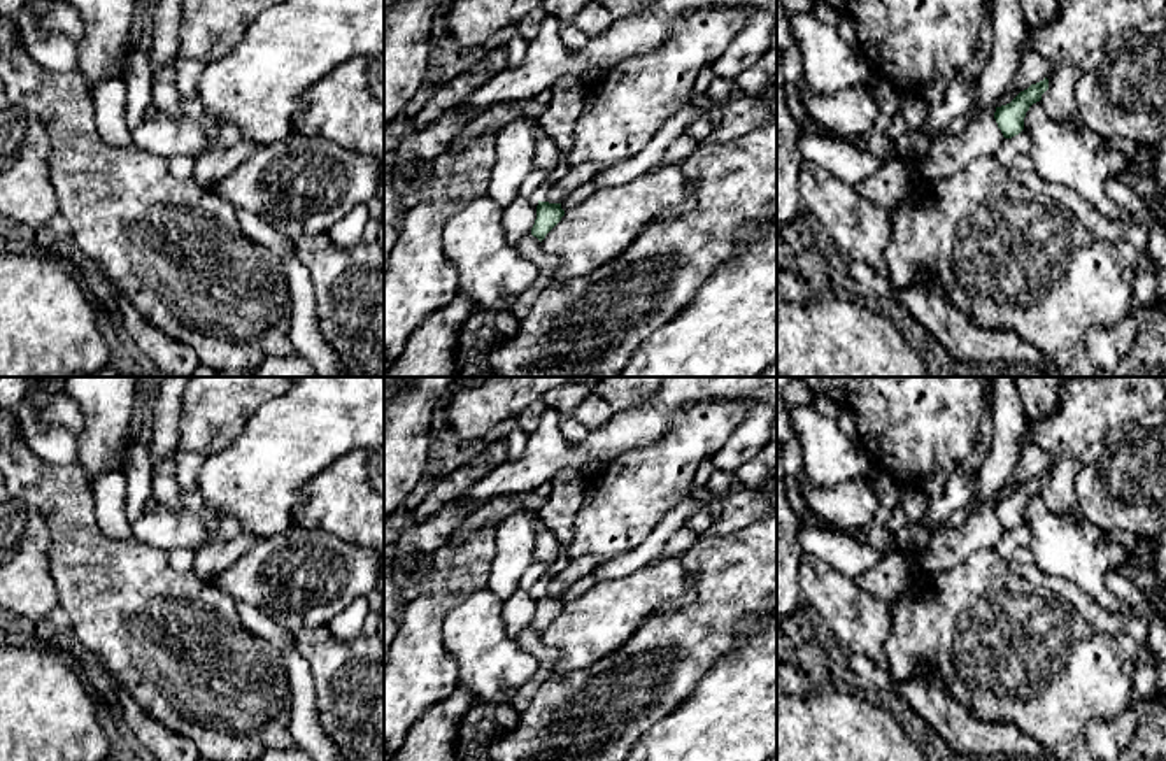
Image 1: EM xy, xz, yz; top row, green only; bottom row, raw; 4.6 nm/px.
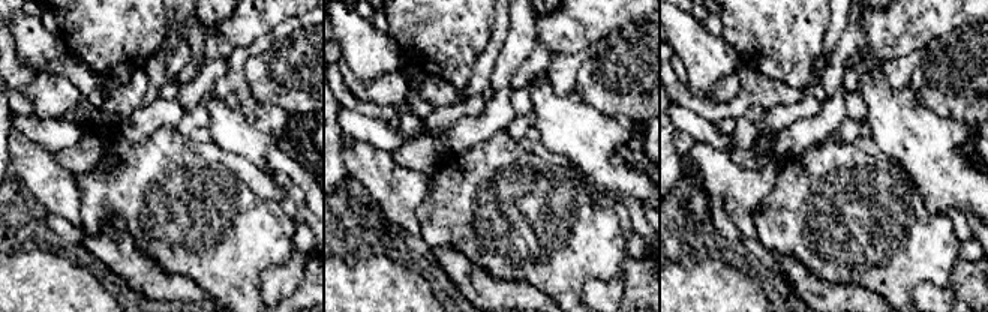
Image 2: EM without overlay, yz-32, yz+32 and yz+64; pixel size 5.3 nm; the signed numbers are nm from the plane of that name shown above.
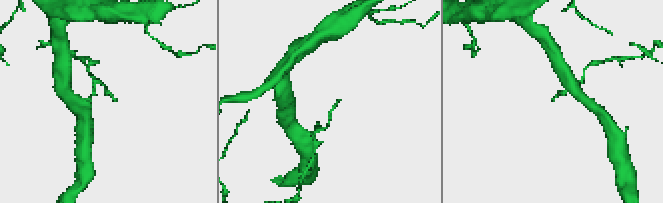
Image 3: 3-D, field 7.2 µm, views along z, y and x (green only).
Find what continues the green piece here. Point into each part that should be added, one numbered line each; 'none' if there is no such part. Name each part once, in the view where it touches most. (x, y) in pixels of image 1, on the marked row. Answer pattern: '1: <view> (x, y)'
none

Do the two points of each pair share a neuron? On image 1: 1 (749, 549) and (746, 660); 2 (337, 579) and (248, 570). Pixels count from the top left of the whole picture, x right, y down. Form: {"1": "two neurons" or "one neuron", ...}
{"1": "two neurons", "2": "one neuron"}

